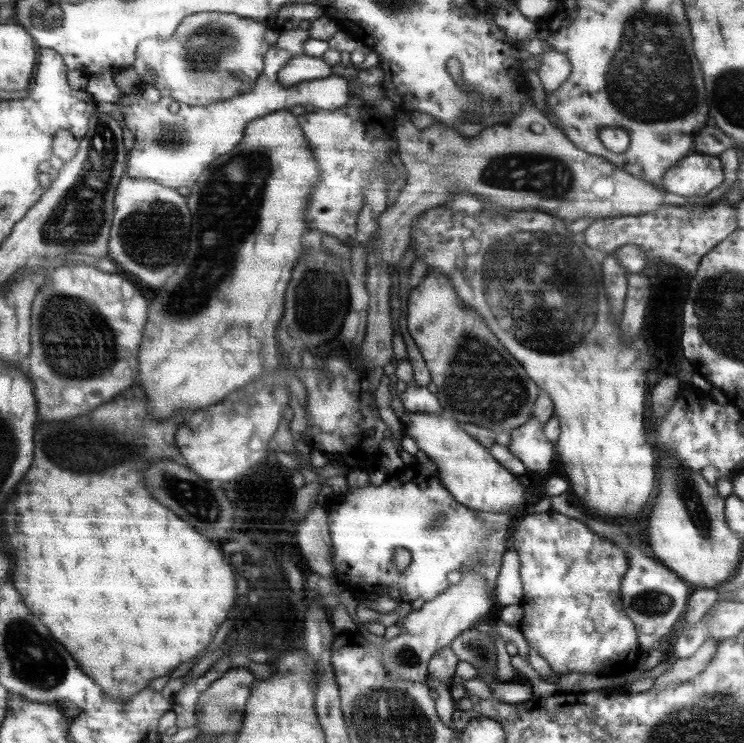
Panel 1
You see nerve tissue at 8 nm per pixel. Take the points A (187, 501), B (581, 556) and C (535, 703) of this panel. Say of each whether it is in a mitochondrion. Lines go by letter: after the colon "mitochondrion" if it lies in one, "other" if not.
A: mitochondrion
B: other
C: other

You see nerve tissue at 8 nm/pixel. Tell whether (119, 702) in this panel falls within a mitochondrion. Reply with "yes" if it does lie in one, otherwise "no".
no

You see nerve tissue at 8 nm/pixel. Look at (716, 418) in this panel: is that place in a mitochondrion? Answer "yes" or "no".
no

